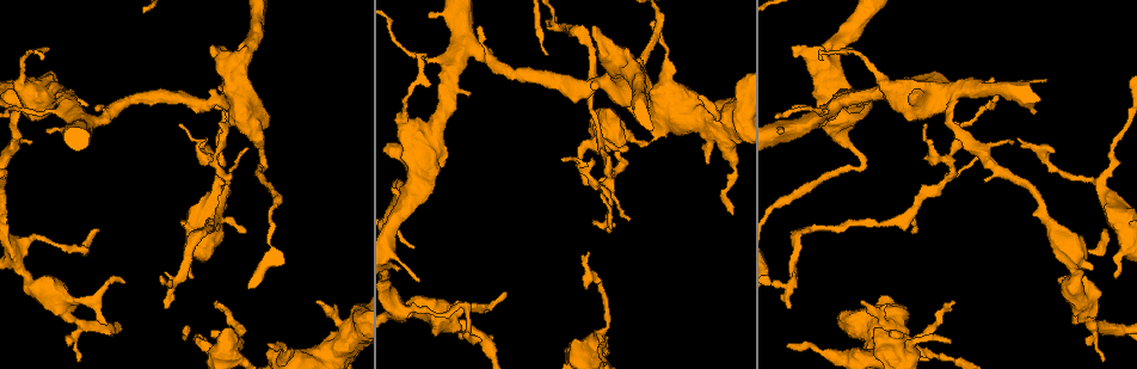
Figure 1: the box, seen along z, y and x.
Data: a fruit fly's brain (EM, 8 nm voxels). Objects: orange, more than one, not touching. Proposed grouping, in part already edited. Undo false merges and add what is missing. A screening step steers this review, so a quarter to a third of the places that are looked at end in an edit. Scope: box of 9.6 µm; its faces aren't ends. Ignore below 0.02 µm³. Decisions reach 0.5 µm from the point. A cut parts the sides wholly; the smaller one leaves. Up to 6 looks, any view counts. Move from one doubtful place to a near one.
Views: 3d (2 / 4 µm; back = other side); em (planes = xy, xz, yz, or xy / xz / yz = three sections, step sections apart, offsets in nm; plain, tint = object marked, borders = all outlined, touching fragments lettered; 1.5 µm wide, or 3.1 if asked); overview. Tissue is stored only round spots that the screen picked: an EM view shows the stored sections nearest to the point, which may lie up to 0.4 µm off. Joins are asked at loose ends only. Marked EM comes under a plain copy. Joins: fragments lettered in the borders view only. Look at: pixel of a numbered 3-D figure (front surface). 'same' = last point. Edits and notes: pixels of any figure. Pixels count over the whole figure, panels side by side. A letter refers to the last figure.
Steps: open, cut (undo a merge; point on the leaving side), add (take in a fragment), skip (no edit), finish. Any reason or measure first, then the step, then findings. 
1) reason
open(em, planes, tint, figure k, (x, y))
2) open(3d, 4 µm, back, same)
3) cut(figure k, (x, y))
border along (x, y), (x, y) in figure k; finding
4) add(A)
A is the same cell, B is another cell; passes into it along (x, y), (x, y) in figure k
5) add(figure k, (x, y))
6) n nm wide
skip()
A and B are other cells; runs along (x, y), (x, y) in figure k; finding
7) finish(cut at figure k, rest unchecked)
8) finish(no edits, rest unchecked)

an open end
open(em, xz, step 4, borders, figure 1, (107, 324))

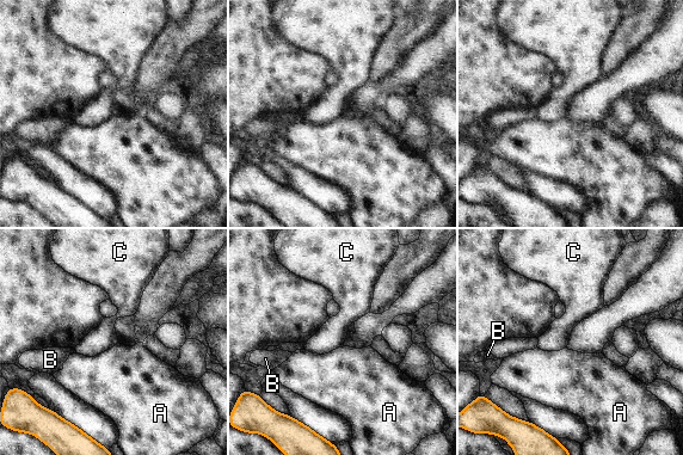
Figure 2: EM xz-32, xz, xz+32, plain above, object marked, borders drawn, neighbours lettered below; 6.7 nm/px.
open(em, yz, step 8, borders, same)

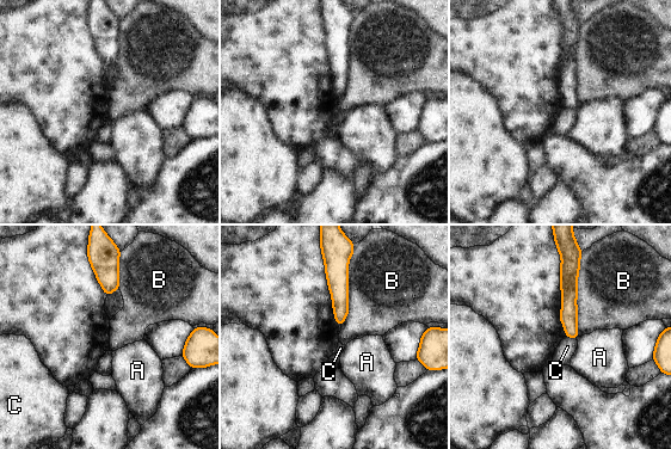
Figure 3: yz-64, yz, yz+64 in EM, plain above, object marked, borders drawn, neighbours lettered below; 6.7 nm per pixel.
skip()
A, B and C are other cells; no lettered fragment goes on from it

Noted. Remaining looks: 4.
an open end
open(3d, 2 µm, figure 1, (951, 342))

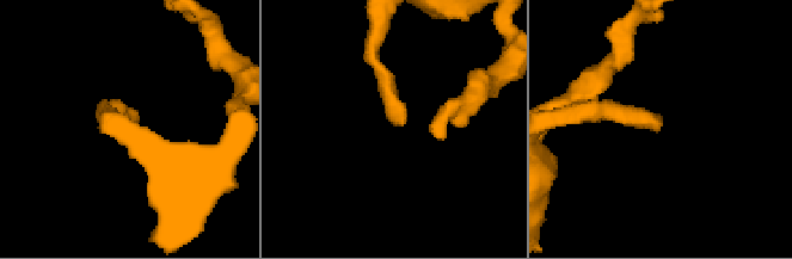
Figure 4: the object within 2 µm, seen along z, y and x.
need the tissue
open(em, planes, borders, figure 4, (395, 123))

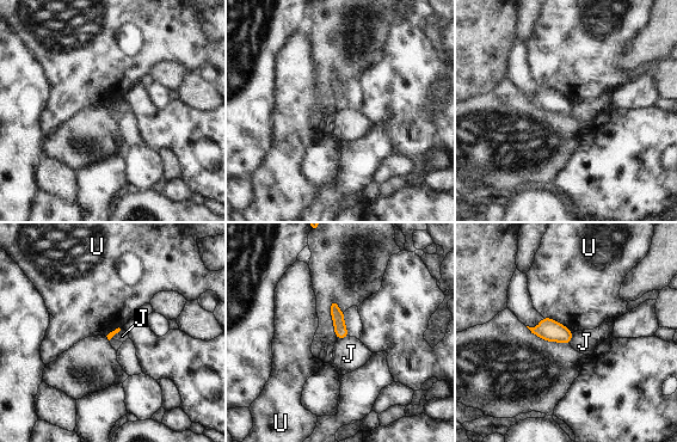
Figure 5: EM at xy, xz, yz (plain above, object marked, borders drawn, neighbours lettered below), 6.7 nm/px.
U touches over 220 nm
skip()
J and U are other cells; no lettered fragment goes on from it

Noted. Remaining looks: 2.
an open end
open(em, planes, borders, figure 1, (247, 148))

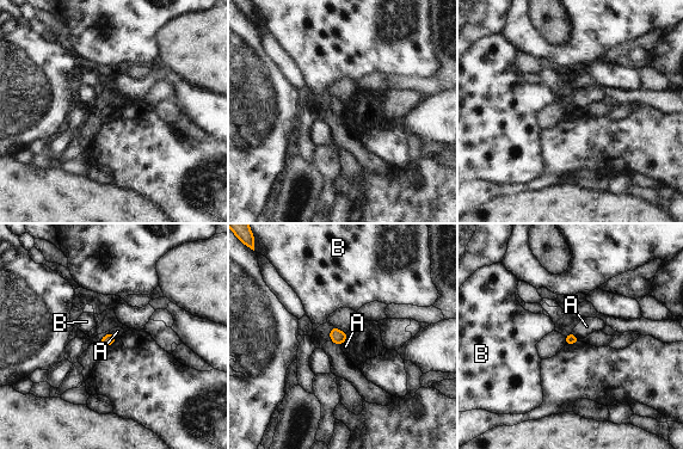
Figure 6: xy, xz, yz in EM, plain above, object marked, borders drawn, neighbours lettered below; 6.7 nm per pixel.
skip()
A and B are other cells; no lettered fragment goes on from it

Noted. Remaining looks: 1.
finish(no edits, rest unchecked)

